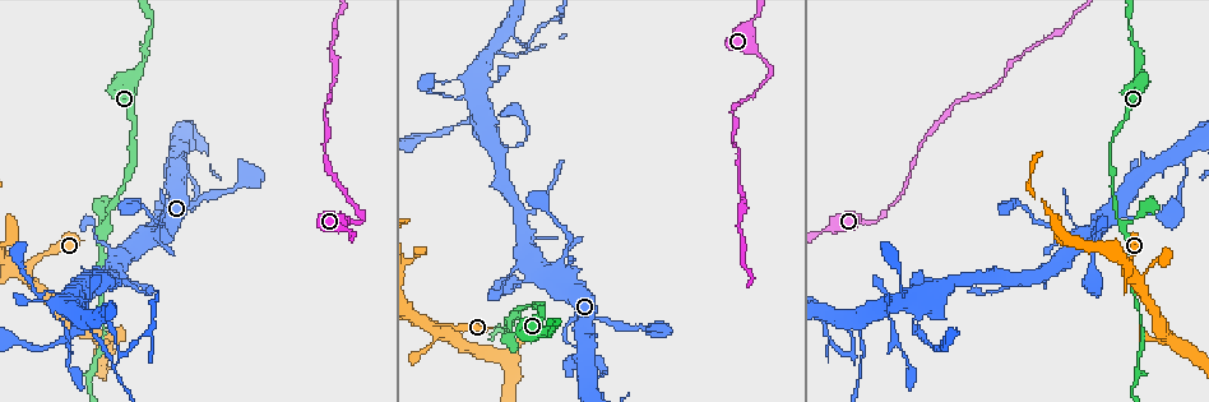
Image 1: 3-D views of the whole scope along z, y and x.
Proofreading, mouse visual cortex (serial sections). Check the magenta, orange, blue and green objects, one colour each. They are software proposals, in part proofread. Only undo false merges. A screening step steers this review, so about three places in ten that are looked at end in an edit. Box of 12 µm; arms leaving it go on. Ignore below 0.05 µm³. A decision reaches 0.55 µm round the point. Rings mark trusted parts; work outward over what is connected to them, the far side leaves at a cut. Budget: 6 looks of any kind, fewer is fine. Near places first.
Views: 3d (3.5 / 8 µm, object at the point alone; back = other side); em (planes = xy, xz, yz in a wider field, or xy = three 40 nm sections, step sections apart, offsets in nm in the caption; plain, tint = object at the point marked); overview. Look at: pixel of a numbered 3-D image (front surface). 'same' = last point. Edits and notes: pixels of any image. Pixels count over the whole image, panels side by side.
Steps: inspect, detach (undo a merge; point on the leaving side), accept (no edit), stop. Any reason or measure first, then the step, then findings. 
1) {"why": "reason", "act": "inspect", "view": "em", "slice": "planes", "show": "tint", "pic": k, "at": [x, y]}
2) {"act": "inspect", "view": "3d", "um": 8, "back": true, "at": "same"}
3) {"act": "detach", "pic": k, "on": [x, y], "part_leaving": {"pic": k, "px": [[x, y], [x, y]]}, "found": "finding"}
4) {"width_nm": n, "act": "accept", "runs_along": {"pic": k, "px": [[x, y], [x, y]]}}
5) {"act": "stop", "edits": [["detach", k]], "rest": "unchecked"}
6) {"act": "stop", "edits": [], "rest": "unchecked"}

{"act": "inspect", "view": "3d", "um": 3.5, "pic": 1, "at": [1133, 272]}

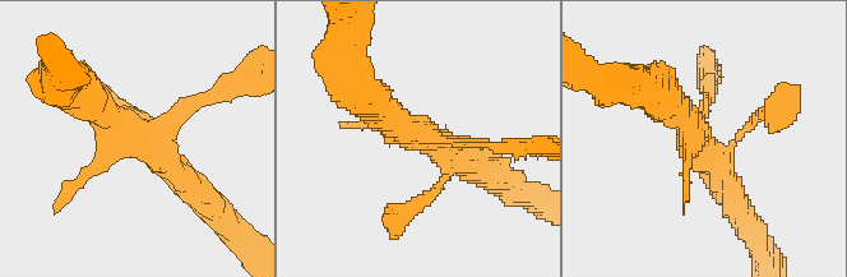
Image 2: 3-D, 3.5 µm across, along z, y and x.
{"act": "inspect", "view": "em", "slice": "xy", "step": 3, "show": "tint", "pic": 2, "at": [700, 139]}

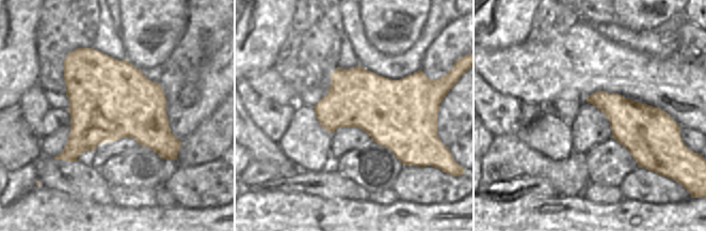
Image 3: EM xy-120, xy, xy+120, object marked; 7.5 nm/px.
{"act": "inspect", "view": "em", "slice": "xy", "step": 2, "show": "tint", "at": "same"}

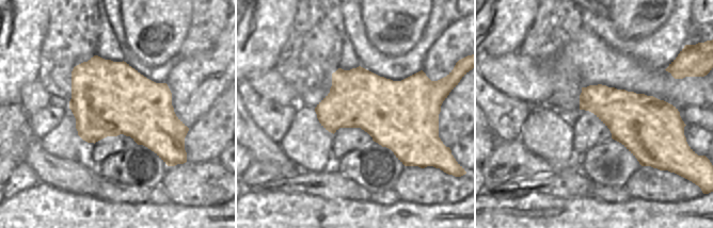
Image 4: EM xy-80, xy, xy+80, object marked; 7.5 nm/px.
{"act": "accept", "runs_along": {"pic": 2, "px": [[707, 91], [700, 142], [734, 197]]}, "found": "continuous, no second cell"}

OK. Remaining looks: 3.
{"why": "four arms meet", "act": "inspect", "view": "3d", "um": 3.5, "pic": 1, "at": [462, 98]}

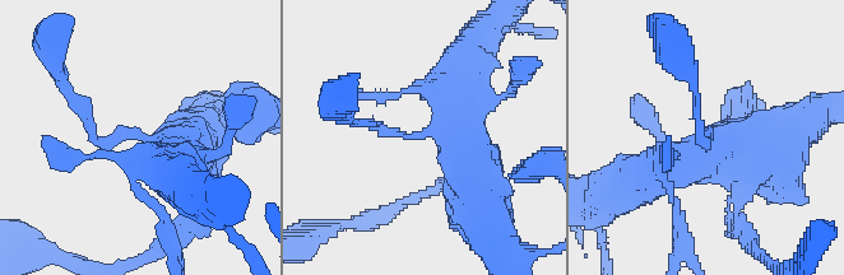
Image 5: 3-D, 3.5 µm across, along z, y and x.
{"act": "inspect", "view": "em", "slice": "xy", "step": 5, "show": "tint", "pic": 5, "at": [428, 131]}

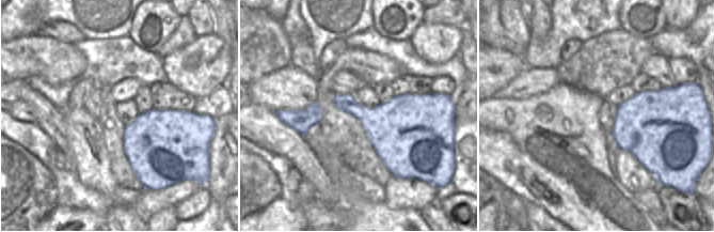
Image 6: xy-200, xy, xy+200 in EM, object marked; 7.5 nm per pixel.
{"act": "accept", "runs_along": {"pic": 5, "px": [[742, 150], [667, 166], [604, 201]]}, "found": "continuous, no second cell"}

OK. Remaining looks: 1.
{"act": "stop", "edits": [], "rest": "unchecked"}

